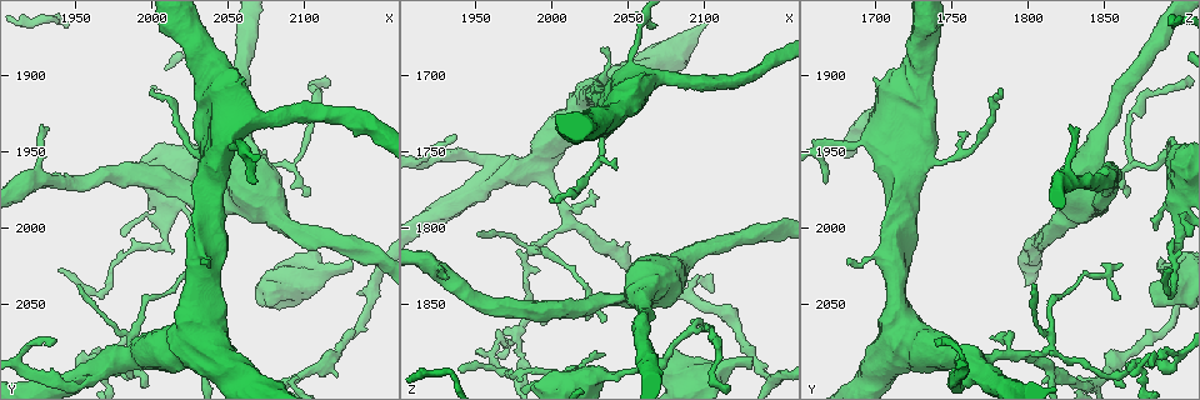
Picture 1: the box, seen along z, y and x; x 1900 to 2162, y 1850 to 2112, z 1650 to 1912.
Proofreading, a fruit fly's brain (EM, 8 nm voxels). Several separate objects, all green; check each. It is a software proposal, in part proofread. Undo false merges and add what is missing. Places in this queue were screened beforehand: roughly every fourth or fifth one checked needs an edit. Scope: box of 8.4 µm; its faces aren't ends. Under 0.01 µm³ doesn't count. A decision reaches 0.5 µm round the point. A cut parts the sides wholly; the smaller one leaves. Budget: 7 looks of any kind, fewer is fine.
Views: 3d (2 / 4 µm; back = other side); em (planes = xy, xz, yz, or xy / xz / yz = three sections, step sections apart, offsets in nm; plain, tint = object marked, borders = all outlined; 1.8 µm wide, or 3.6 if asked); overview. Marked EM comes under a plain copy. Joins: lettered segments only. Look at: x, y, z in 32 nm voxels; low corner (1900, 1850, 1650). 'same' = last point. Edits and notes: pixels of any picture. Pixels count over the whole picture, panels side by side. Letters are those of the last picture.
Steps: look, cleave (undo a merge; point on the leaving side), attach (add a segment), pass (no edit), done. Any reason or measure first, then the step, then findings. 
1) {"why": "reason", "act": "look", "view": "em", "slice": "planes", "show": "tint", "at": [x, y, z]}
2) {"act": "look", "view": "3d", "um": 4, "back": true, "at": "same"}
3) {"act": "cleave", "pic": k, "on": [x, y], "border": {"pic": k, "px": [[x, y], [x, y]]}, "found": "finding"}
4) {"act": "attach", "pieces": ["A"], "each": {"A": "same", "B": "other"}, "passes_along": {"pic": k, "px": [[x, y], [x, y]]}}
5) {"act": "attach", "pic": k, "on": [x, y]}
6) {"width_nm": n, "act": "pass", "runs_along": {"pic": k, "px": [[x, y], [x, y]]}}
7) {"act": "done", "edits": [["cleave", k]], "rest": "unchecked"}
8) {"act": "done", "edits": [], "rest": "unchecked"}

{"why": "an open end", "act": "look", "view": "3d", "um": 2, "at": [2130, 2020, 1886]}

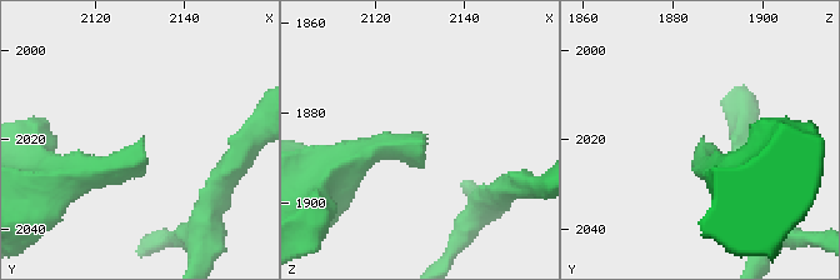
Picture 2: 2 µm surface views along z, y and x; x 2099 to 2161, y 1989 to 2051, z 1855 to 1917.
{"act": "look", "view": "em", "slice": "yz", "step": 4, "show": "tint", "at": [2130, 2020, 1886]}

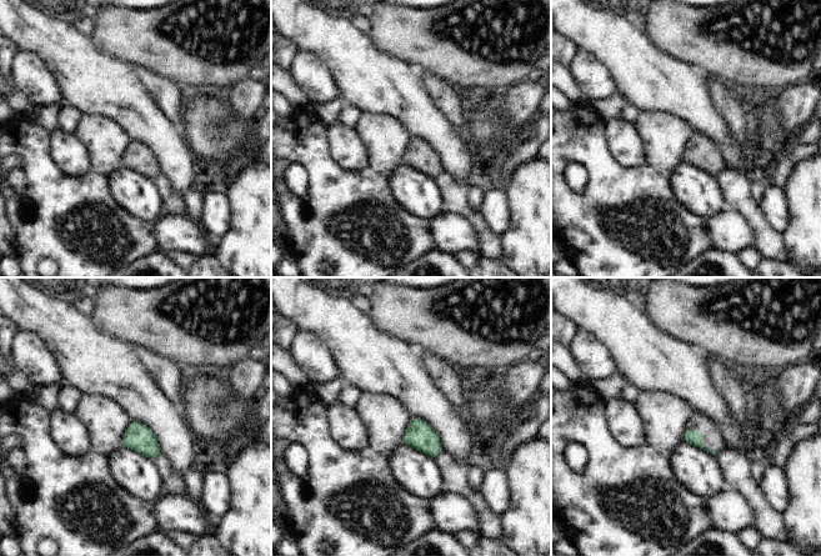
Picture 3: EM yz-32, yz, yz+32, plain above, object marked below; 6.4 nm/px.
{"act": "look", "view": "em", "slice": "planes", "show": "borders", "at": "same"}

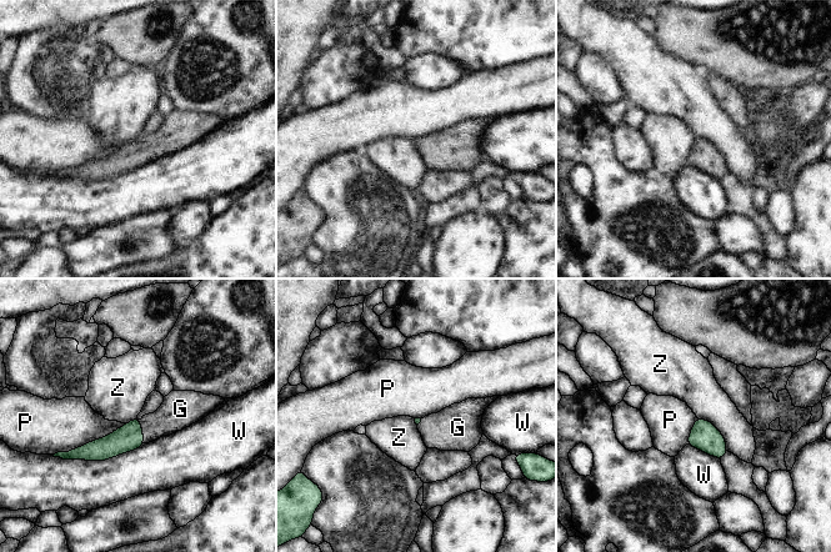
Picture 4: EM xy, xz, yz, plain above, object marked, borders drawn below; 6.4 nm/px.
{"longest_contact_nm": ["W", 550], "act": "attach", "pieces": ["G"], "each": {"G": "same", "P": "other", "W": "other", "Z": "other"}, "passes_along": {"pic": 4, "px": [[129, 437], [141, 431], [175, 414]]}, "found": "it goes on there"}

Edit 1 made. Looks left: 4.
{"act": "look", "view": "overview"}

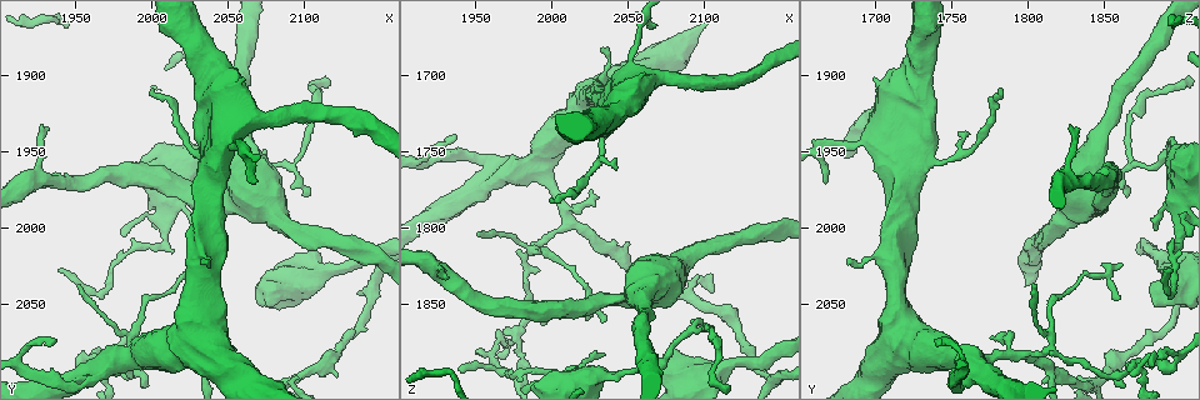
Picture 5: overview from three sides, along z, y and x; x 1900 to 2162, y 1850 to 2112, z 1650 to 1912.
{"why": "four arms meet", "act": "look", "view": "3d", "um": 4, "at": [1988, 2080, 1812]}

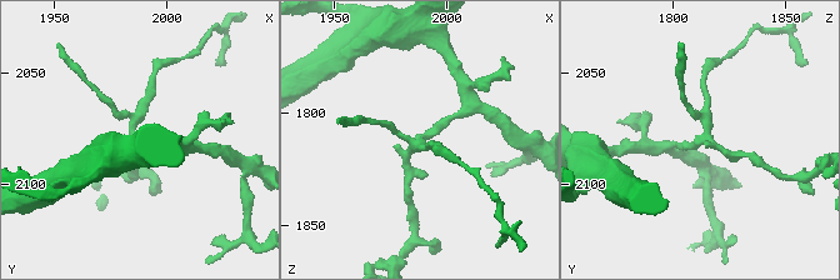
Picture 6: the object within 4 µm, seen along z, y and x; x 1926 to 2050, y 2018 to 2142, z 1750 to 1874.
{"act": "look", "view": "em", "um": 3.6, "slice": "yz", "step": 8, "show": "tint", "at": "same"}

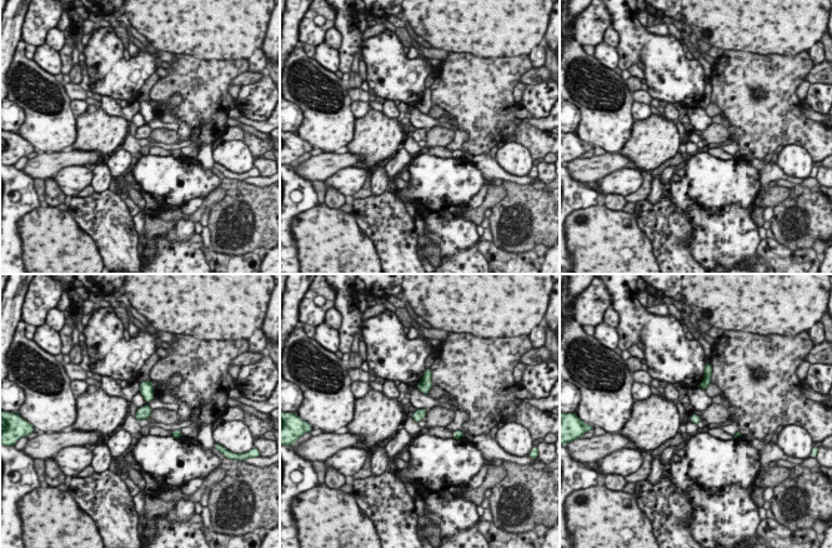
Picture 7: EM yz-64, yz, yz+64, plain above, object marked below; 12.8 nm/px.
{"act": "look", "view": "em", "um": 3.6, "slice": "planes", "show": "borders", "at": "same"}

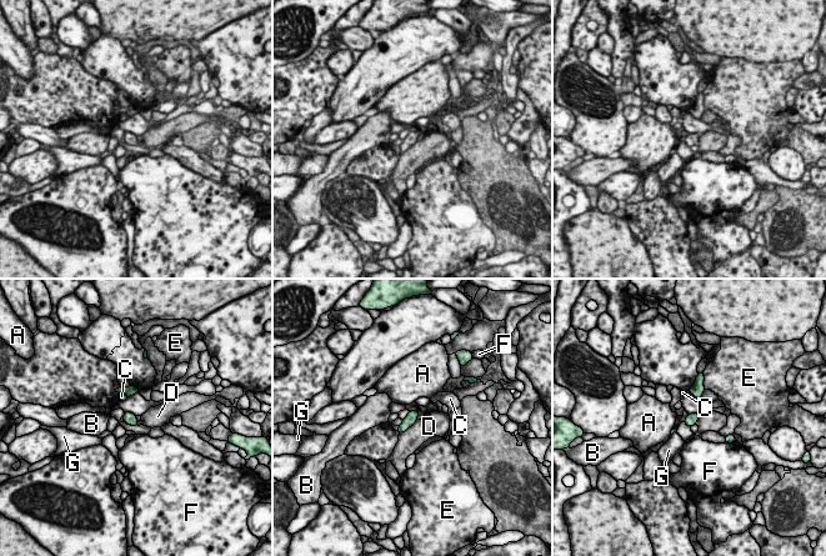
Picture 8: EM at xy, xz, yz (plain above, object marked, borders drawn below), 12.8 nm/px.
{"longest_contact_nm": ["D", 320], "act": "pass", "each": {"A": "other", "B": "other", "C": "other", "D": "other", "E": "other", "F": "other", "G": "other"}, "border": {"pic": 8, "px": [[417, 420], [399, 435]]}, "found": "one cell here"}

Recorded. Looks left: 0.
{"act": "done", "edits": [["attach", 4]], "rest": "unchecked"}

